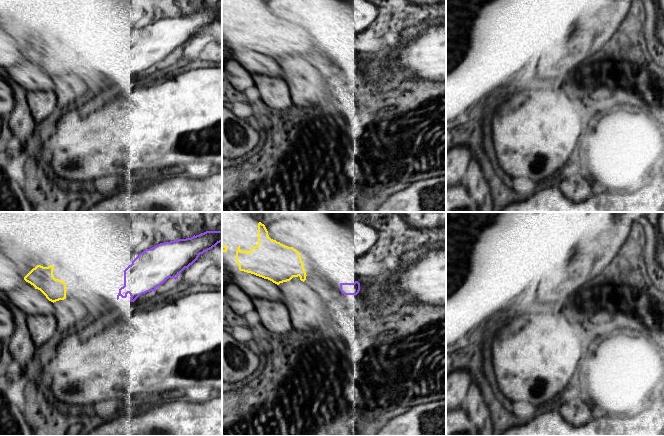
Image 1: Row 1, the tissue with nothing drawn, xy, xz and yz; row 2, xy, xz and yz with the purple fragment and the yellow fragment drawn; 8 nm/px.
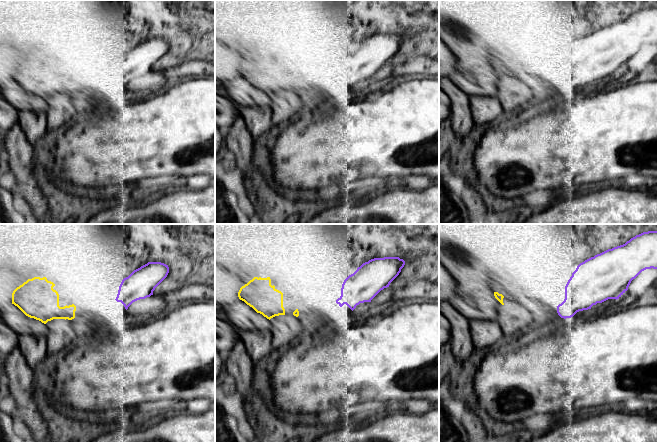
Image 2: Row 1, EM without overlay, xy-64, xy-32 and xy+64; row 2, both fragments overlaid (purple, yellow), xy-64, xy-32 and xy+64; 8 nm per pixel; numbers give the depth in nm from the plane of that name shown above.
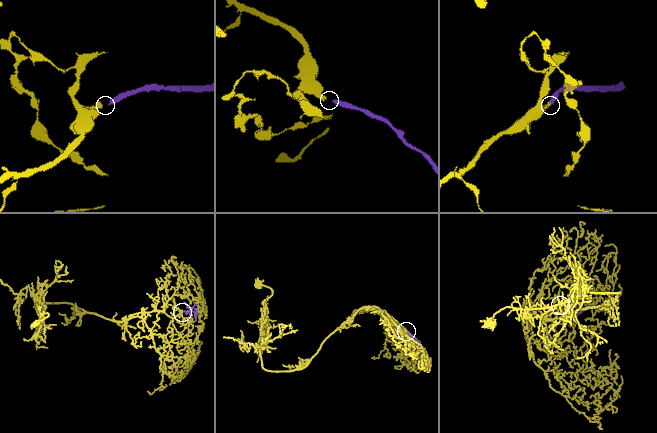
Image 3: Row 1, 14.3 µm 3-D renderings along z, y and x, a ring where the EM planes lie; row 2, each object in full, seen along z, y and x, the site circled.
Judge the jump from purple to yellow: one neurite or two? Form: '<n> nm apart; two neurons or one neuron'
280 nm apart; one neuron

